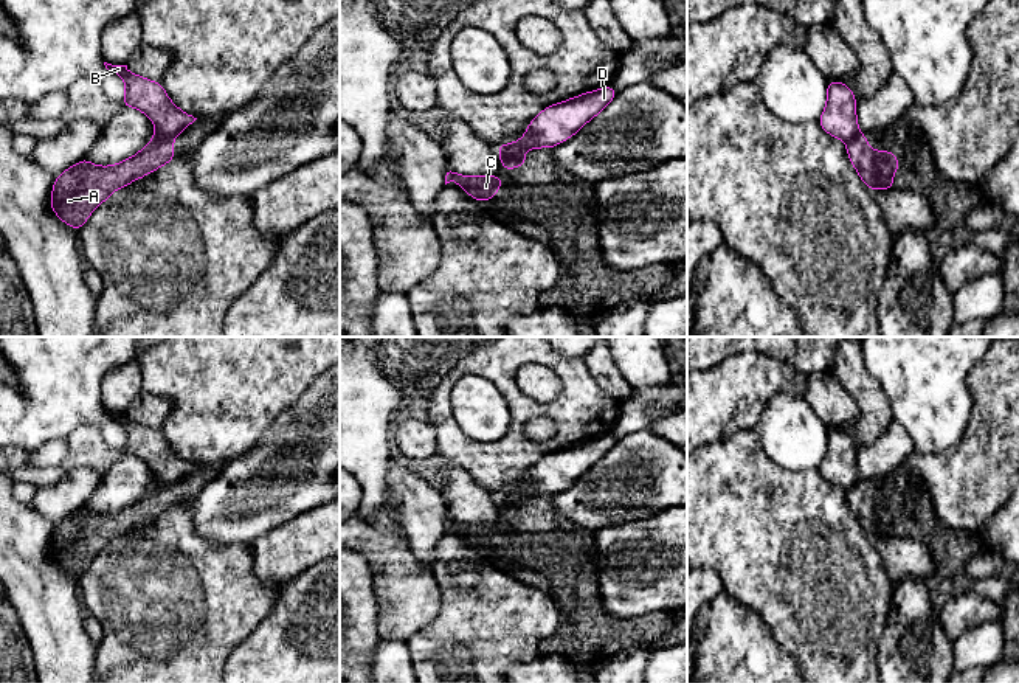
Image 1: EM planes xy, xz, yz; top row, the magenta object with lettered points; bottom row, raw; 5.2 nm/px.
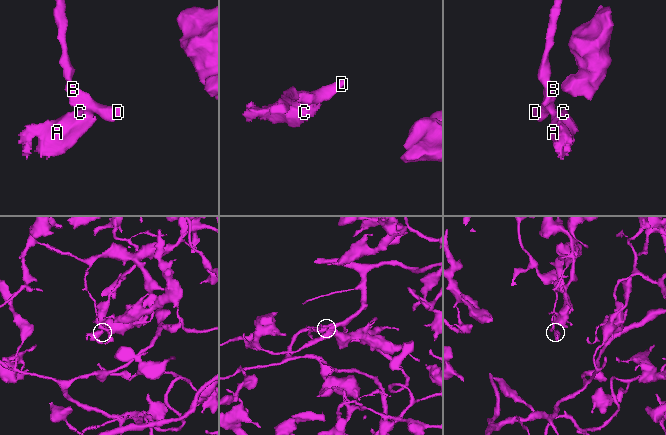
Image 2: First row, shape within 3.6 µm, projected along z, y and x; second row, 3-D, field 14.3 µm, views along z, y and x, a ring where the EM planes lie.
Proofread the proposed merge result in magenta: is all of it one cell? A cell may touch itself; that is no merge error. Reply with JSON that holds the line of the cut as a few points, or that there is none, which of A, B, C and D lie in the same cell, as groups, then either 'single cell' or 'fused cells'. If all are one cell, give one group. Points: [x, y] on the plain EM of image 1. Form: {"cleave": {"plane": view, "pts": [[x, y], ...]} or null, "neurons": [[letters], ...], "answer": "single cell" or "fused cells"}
{"cleave": {"plane": "xy", "pts": [[174, 483], [152, 488]]}, "neurons": [["A", "C"], ["B", "D"]], "answer": "fused cells"}

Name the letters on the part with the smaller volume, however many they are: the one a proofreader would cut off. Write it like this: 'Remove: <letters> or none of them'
Remove: A, C

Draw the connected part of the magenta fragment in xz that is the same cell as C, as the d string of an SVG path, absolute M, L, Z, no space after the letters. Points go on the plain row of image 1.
M447 520L445 532L456 529L470 545L487 550L490 548L498 537L503 534L504 526L496 523L462 523L458 520Z

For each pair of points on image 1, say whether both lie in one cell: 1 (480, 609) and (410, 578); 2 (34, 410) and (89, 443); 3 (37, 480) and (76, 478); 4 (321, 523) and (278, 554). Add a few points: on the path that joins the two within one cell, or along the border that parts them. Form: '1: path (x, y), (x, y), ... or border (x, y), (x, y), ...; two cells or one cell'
1: border (430, 565), (439, 590), (439, 612), (425, 624); two cells
2: border (65, 436), (78, 427), (93, 424), (106, 444); two cells
3: border (65, 472), (53, 483), (37, 488); two cells
4: path (310, 534), (289, 550); one cell

